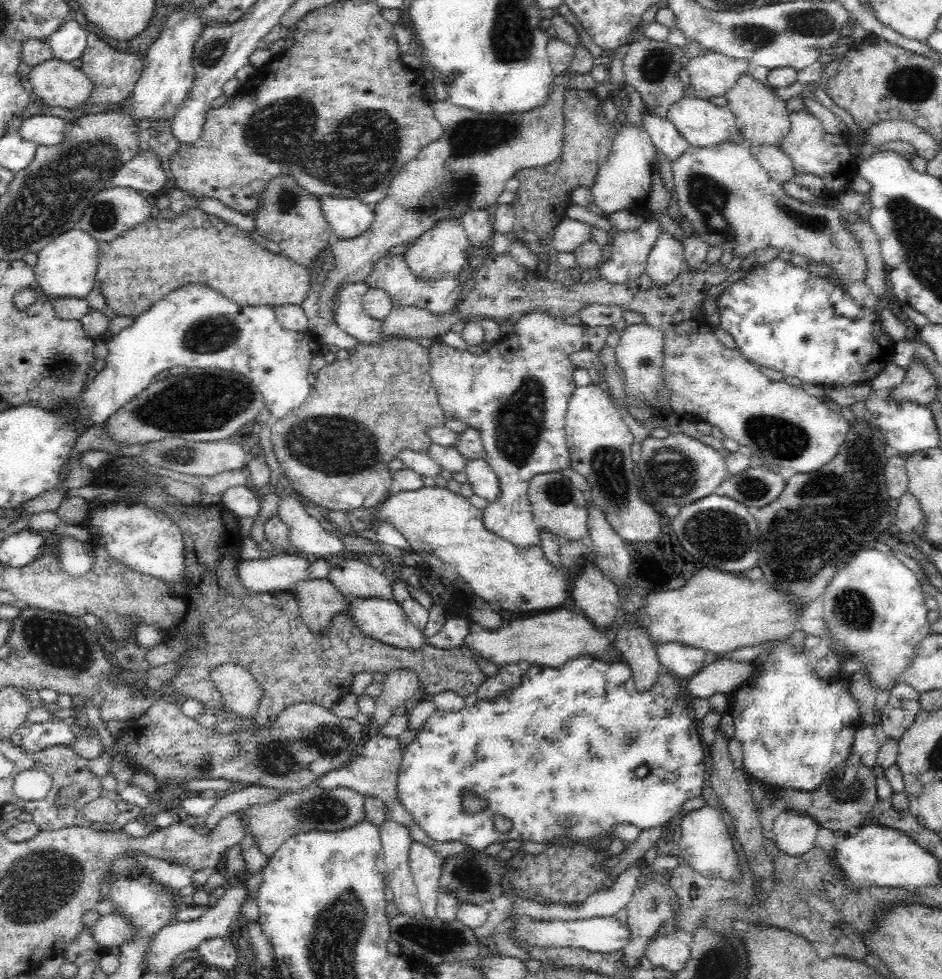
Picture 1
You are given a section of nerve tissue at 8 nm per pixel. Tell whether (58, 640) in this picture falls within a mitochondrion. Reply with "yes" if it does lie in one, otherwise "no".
yes

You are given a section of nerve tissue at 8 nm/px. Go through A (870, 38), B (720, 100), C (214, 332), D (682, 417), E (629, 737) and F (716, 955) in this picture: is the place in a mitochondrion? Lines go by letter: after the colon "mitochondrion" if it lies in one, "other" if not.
A: other
B: other
C: mitochondrion
D: other
E: mitochondrion
F: mitochondrion

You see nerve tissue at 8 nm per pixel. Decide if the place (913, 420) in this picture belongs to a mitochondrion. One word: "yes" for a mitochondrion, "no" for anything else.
no

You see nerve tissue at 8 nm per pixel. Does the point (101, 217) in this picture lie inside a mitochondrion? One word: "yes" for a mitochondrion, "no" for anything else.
yes

